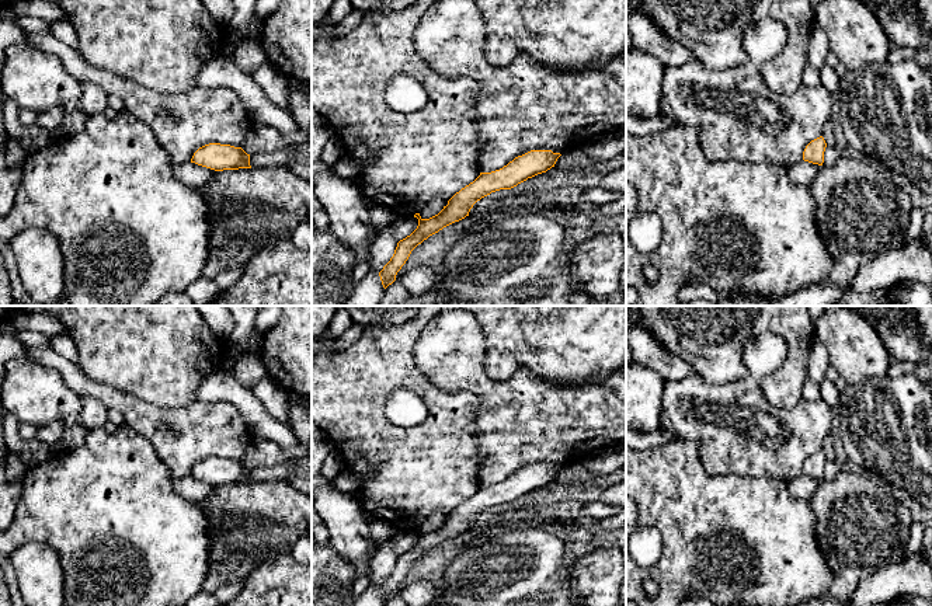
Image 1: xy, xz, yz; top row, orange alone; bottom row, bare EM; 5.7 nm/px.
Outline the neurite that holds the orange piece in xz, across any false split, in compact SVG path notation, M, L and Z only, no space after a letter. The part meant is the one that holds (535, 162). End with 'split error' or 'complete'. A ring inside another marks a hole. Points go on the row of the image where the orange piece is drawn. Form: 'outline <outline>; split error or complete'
outline M531 150L515 157L500 170L480 173L473 182L456 192L438 215L422 219L420 213L415 213L414 217L418 219L417 229L397 243L393 257L379 272L383 288L386 289L396 281L397 272L408 260L411 251L430 236L469 216L473 205L491 192L511 189L528 178L546 173L554 167L560 156L560 153L552 150Z; complete

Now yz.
outline M823 136L811 140L803 152L803 160L813 164L823 166L825 147L827 143Z; complete

